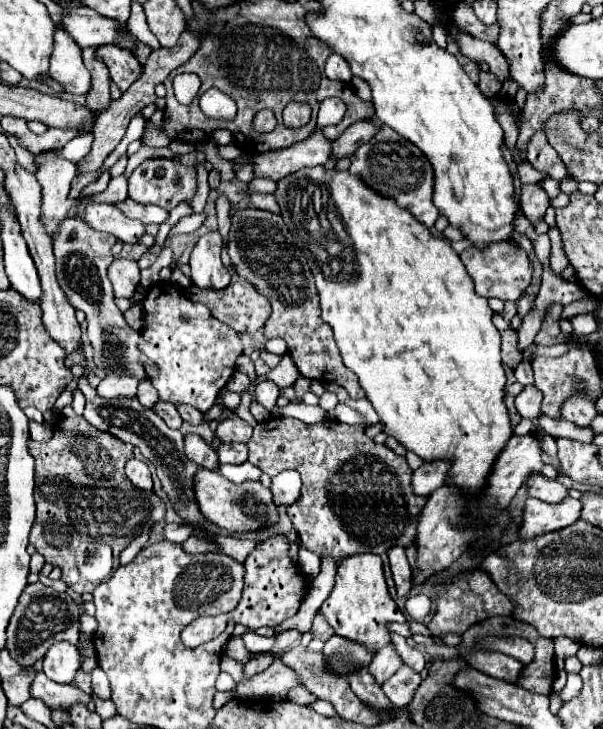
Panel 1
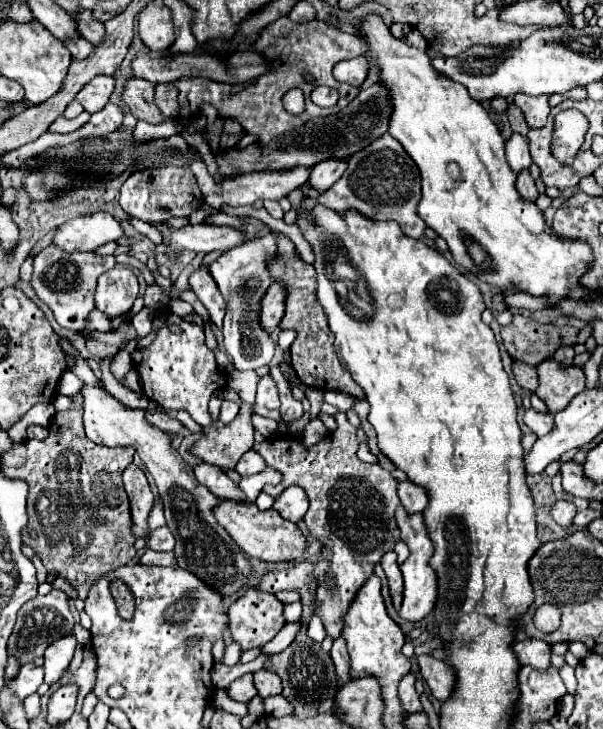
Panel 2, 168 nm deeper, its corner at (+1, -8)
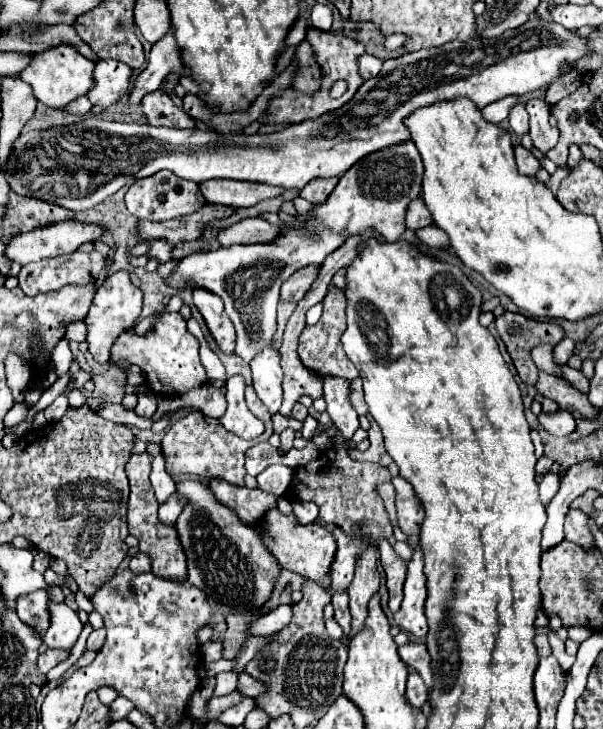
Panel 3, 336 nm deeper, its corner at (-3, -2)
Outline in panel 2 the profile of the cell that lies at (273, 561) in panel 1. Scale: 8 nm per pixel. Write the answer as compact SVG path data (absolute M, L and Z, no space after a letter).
M247 588L241 598L237 598L229 606L229 630L233 634L233 640L241 644L243 650L253 648L253 646L265 646L283 626L285 626L285 614L283 614L285 604L269 592L261 592L257 588Z

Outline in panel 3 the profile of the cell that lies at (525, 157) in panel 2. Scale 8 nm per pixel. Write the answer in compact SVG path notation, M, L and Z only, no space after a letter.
M519 102L519 104L515 104L515 106L511 108L511 112L509 112L509 122L511 122L511 128L513 128L519 136L523 136L523 134L529 130L529 114L527 114L527 110L525 110L525 102Z

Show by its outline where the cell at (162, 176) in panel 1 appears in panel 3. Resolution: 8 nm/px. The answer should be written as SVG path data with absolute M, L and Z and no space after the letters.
M161 170L149 178L141 178L141 180L133 182L133 186L125 194L125 204L127 204L127 210L137 218L171 220L175 216L197 212L205 204L205 198L199 192L197 182L189 182L183 178L177 178L169 170Z

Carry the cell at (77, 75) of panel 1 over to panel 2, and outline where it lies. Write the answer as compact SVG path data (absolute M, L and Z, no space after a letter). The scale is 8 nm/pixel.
M97 76L89 84L85 84L85 88L81 88L81 92L77 92L75 100L89 114L93 114L93 112L99 112L107 104L113 88L115 88L115 80L111 76Z

